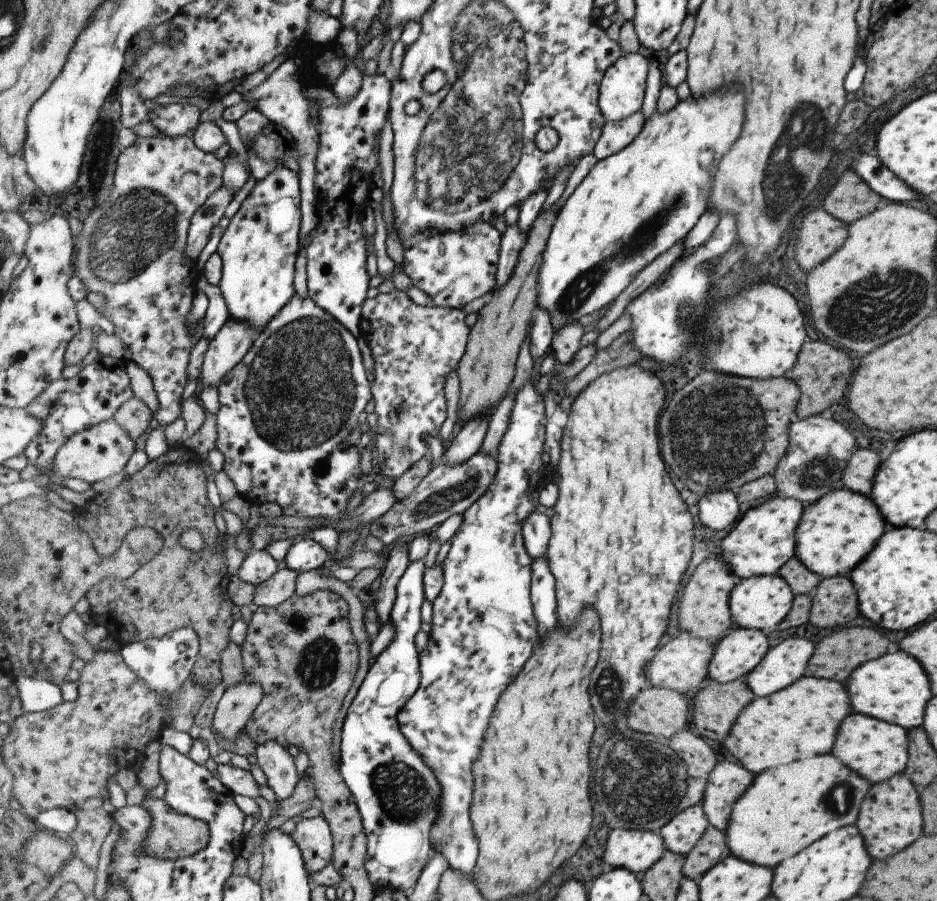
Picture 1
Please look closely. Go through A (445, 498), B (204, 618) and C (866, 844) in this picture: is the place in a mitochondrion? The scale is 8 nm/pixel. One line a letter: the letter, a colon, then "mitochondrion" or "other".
A: mitochondrion
B: other
C: other

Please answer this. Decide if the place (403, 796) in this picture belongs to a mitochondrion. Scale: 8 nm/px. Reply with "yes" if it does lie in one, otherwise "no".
yes

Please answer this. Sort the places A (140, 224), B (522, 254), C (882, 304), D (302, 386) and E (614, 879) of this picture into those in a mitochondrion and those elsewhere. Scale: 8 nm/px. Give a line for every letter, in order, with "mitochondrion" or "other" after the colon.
A: mitochondrion
B: other
C: mitochondrion
D: mitochondrion
E: other

